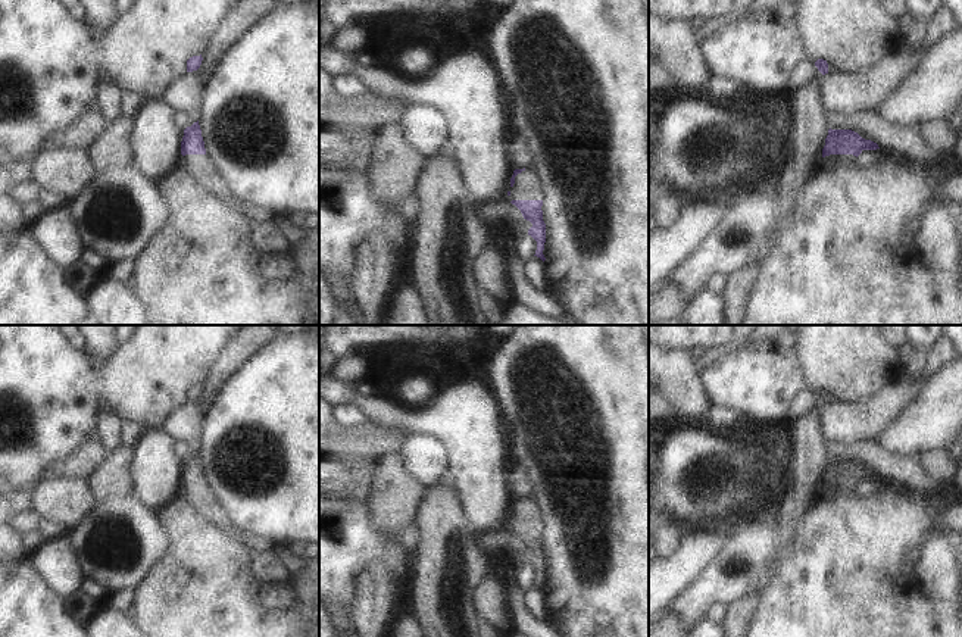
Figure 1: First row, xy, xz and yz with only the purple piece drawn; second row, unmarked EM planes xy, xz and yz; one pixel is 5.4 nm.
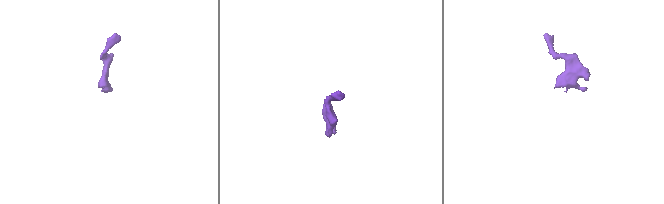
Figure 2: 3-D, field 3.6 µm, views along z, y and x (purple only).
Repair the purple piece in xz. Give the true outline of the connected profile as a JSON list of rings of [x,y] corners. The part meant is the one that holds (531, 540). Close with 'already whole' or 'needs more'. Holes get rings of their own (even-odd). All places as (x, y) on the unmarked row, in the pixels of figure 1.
[[[532,497],[513,500],[506,528],[521,540],[524,549],[532,553],[532,556],[528,559],[528,565],[537,571],[537,580],[534,586],[544,591],[546,587],[543,580],[546,572],[546,553],[543,550],[541,540],[543,524],[538,508]]]; needs more

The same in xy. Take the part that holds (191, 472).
[[[199,450],[184,459],[181,484],[181,496],[184,499],[187,499],[204,518],[216,524],[225,534],[243,543],[243,533],[234,527],[206,484]]]; needs more

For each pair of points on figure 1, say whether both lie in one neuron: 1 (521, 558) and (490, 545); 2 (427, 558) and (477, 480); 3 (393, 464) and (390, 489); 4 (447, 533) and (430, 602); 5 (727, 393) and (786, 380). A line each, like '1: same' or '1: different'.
1: same
2: different
3: same
4: same
5: same

